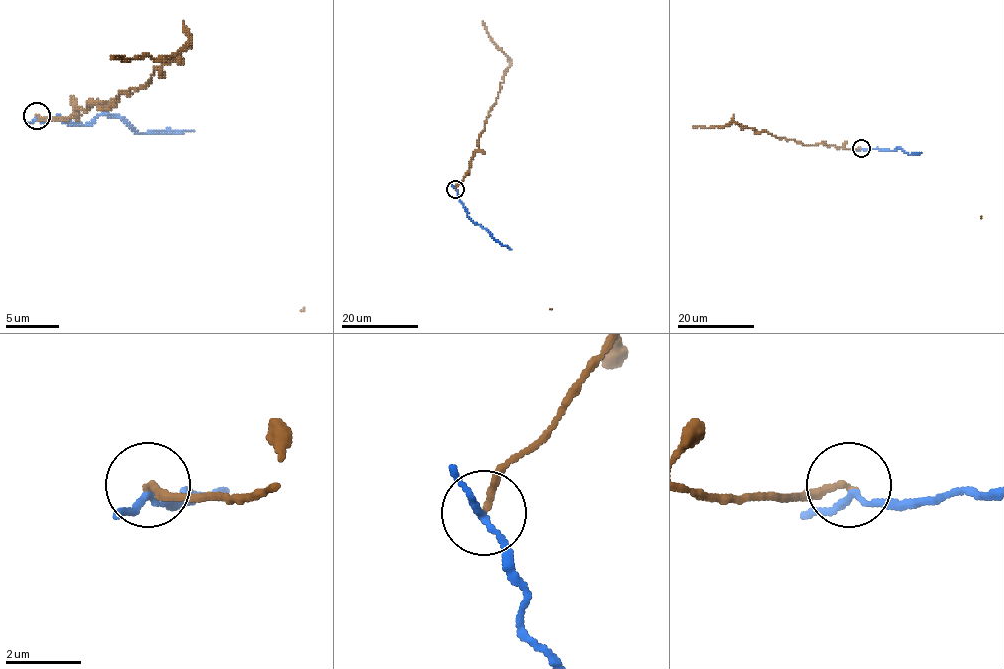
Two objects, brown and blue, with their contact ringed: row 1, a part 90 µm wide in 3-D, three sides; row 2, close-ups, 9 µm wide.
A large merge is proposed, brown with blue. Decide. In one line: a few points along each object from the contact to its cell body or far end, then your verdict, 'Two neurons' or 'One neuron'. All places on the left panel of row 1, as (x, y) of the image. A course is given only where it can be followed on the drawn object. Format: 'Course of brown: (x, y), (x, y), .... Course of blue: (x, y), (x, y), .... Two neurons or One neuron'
Course of brown: (36, 115), (76, 117), (78, 109), (97, 101), (97, 107), (111, 107), (188, 45), (153, 58), (111, 58). Course of blue: (36, 117), (70, 120), (84, 125), (100, 115), (113, 115), (140, 133), (194, 131). Two neurons

